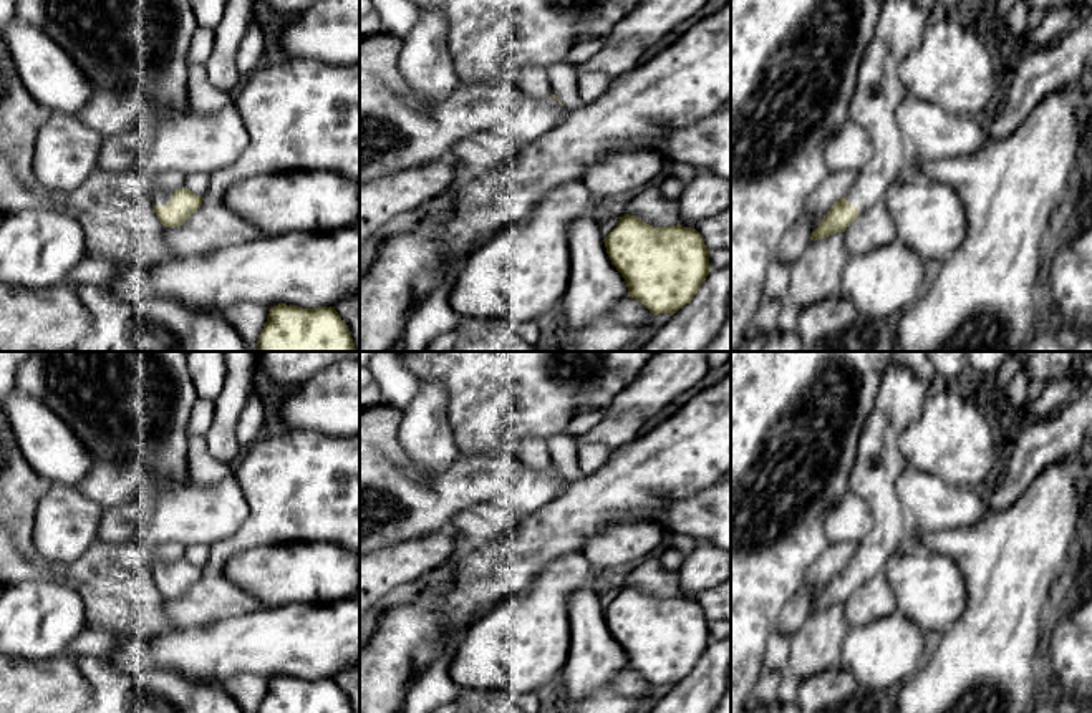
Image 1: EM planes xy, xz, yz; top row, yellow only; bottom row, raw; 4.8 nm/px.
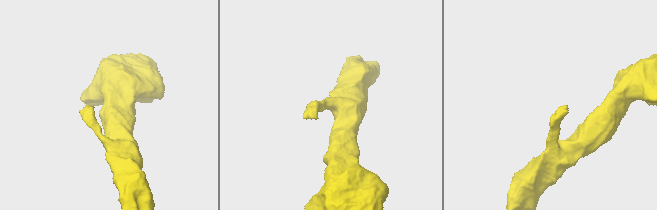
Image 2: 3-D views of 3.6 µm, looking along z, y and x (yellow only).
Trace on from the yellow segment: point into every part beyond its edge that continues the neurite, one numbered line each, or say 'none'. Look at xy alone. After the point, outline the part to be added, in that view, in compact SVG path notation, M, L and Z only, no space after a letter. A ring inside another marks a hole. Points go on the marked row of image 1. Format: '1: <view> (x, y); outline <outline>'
1: xy (159, 198); outline M152 191L152 204L154 206L166 206L167 201L174 196L174 191Z

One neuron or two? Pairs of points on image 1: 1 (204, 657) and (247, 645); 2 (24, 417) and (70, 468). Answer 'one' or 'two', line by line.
1: one
2: one

